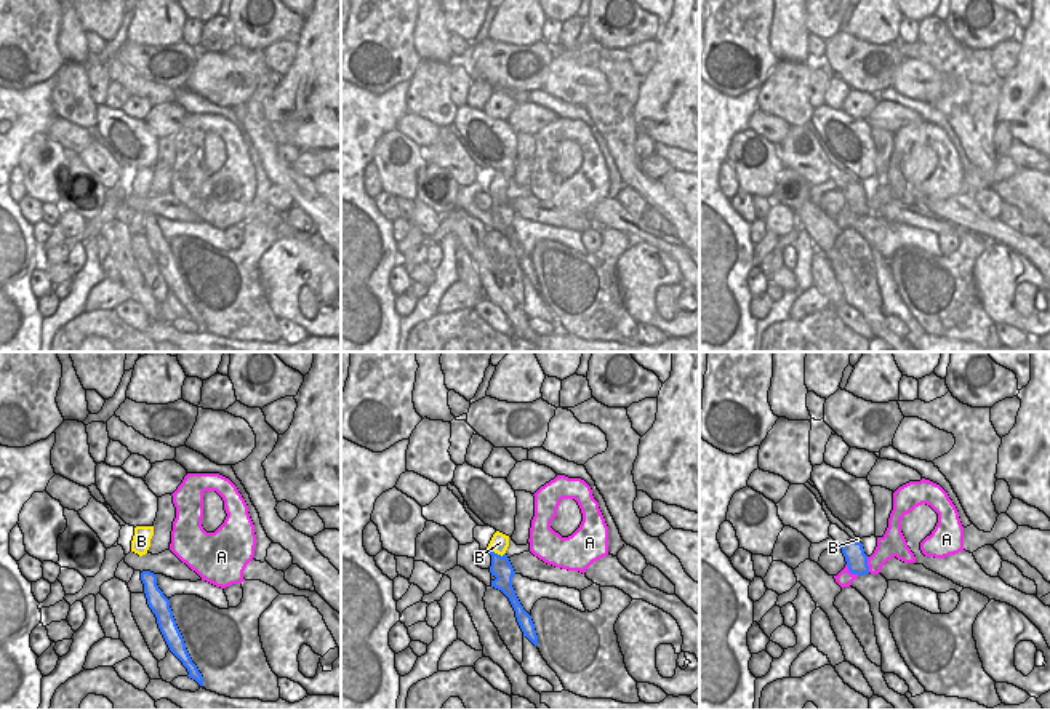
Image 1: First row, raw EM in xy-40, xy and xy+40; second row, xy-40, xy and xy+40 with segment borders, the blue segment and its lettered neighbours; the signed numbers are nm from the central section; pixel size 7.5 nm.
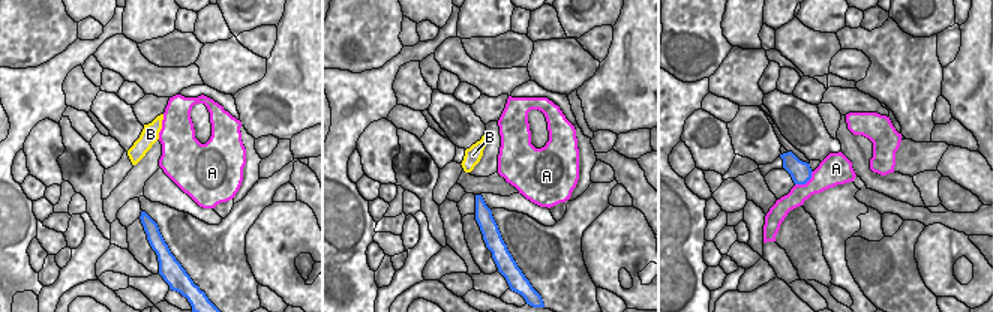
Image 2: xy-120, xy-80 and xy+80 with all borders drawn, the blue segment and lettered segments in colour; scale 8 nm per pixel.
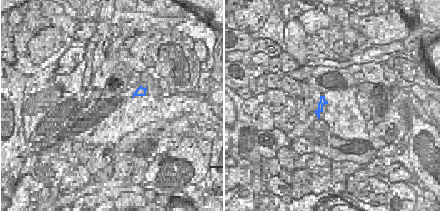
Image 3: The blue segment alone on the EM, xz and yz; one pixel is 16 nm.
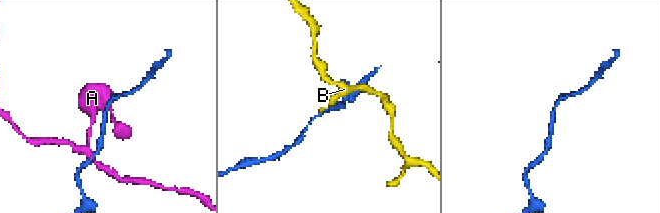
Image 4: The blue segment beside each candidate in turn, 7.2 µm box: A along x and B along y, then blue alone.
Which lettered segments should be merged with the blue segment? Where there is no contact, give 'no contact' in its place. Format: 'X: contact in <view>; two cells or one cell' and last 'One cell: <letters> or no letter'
A: contact in xy+40; two cells
B: contact in xy; two cells
One cell: no letter

